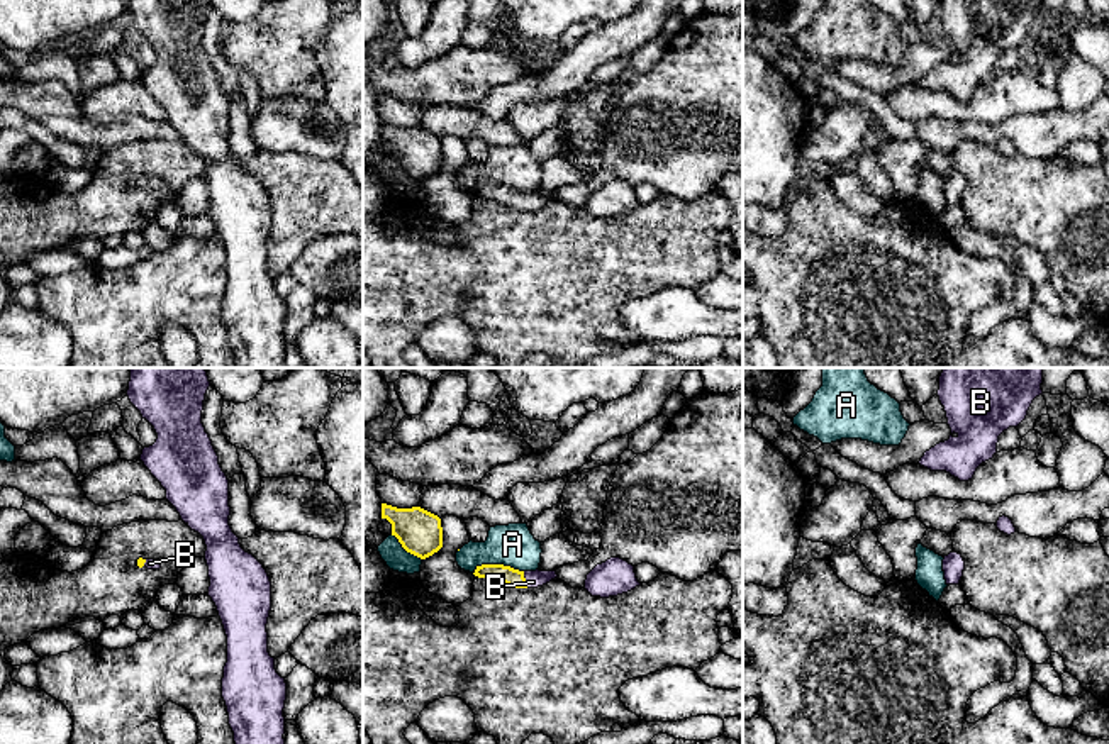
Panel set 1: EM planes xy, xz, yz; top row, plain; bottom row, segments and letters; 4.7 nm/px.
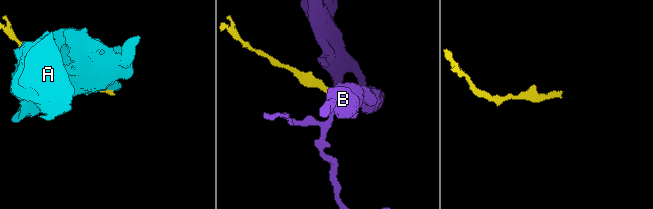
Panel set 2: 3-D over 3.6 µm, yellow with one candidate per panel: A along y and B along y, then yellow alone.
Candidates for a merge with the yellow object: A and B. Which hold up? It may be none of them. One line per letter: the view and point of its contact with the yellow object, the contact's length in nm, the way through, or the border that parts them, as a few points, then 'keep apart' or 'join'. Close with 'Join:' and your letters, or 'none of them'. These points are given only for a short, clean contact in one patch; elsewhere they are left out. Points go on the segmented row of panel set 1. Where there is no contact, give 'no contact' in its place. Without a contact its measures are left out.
A: contact xz (499, 565); length 240 nm; keep apart
B: contact xz (524, 580); length 80 nm; way xz (507, 575), (524, 580), (536, 578); join
Join: B

